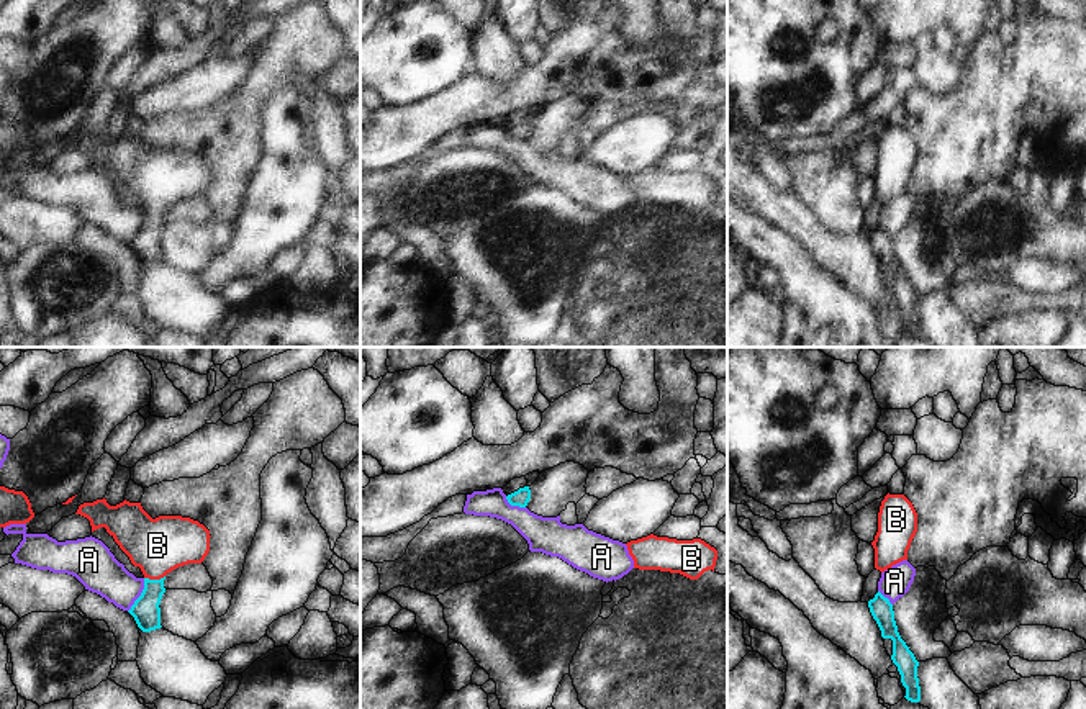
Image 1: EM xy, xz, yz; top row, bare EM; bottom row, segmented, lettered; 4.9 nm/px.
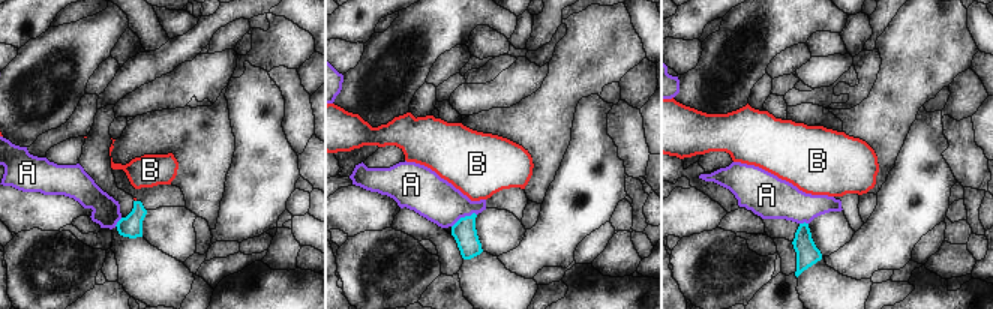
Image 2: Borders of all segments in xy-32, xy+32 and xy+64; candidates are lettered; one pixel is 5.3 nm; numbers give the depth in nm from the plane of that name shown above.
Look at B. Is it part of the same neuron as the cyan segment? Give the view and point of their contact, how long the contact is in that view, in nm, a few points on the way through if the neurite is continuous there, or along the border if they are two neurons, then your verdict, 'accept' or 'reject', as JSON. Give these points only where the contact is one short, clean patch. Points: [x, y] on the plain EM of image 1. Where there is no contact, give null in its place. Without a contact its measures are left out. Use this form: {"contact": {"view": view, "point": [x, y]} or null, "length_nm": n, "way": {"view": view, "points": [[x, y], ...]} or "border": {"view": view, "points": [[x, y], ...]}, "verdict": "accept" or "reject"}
{"contact": {"view": "xy", "point": [154, 213]}, "length_nm": 110, "way": {"view": "xy", "points": [[146, 244], [154, 213], [158, 179]]}, "verdict": "accept"}

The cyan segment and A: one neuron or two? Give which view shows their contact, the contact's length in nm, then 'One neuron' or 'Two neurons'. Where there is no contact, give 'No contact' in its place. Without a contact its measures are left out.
Touches cyan in xy. Shared border 190 nm. Two neurons

